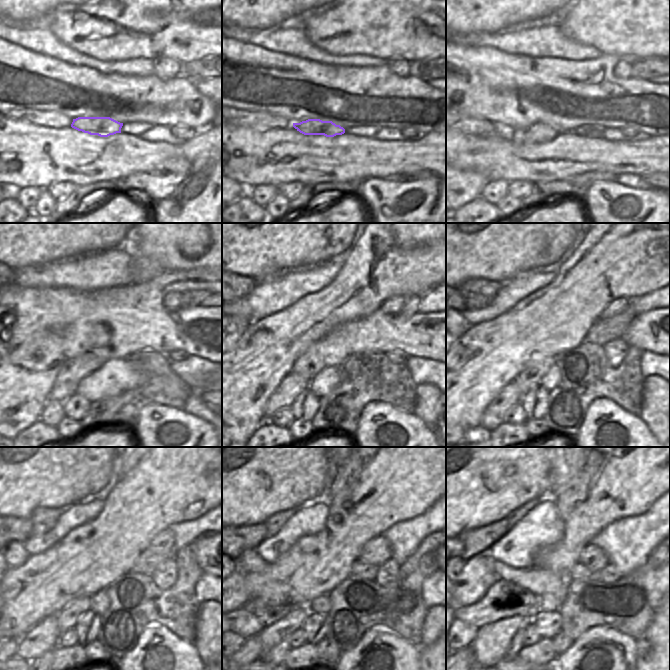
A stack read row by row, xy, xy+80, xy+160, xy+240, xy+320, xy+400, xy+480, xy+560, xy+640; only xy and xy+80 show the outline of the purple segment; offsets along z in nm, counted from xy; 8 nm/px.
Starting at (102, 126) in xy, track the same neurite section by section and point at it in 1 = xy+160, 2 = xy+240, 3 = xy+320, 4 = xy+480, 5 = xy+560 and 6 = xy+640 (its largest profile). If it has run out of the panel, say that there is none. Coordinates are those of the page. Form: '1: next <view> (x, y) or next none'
1: next xy+160 (536, 133)
2: next xy+240 (74, 370)
3: next xy+320 (293, 385)
4: next xy+480 (42, 637)
5: next xy+560 (251, 650)
6: next xy+640 (468, 650)

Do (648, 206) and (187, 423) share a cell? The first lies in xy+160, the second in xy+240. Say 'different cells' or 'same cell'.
same cell

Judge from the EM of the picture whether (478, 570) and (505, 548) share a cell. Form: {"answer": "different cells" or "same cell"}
{"answer": "different cells"}

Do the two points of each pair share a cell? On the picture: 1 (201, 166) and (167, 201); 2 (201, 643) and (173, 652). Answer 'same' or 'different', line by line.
1: same
2: different

